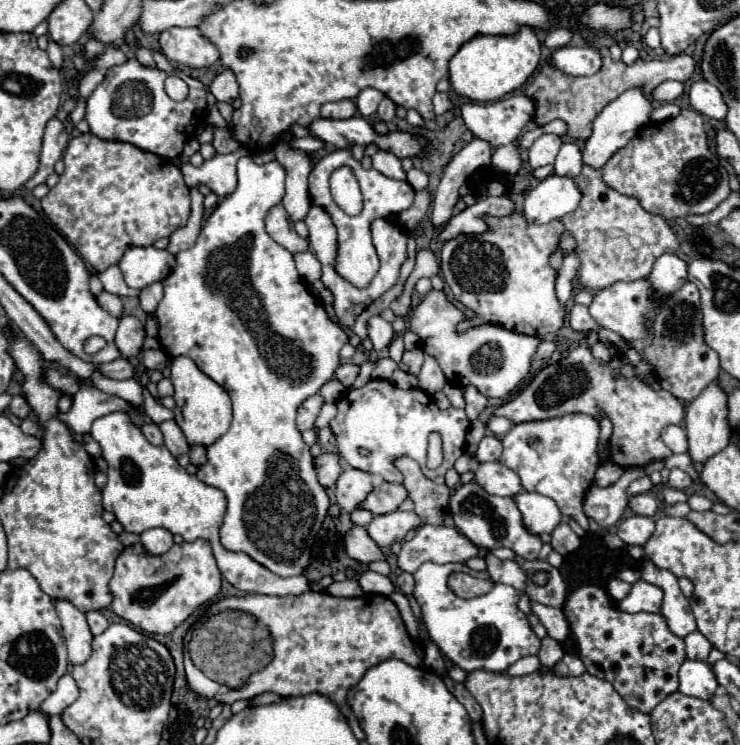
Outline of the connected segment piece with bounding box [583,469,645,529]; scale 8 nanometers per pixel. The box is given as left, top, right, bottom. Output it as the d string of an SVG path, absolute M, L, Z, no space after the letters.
M627 469L621 475L621 479L609 487L593 485L583 501L585 515L605 529L613 527L621 519L623 511L627 509L627 493L625 491L627 491L629 483L639 477L645 477L643 469Z

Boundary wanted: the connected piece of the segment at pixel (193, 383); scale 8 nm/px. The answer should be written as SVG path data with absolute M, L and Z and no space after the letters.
M173 357L171 361L171 381L175 385L175 421L185 433L189 445L213 445L231 423L231 399L227 391L209 379L201 369L193 363L191 357Z

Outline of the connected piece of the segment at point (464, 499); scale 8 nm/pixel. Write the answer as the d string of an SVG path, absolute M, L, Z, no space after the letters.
M465 483L455 489L449 501L449 509L455 521L455 527L461 535L465 535L473 545L481 549L497 549L497 547L509 547L521 557L537 559L541 551L541 539L537 535L531 535L521 521L521 511L517 509L515 501L511 497L497 497L485 493L479 485Z

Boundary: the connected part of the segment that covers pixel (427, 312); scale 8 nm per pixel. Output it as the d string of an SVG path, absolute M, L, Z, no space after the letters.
M429 291L413 311L413 317L409 319L409 331L419 335L421 349L439 363L451 385L473 385L485 397L507 397L527 377L539 339L507 331L499 325L481 325L459 335L455 327L461 319L465 319L465 315L461 315L461 311L447 301L443 291Z

